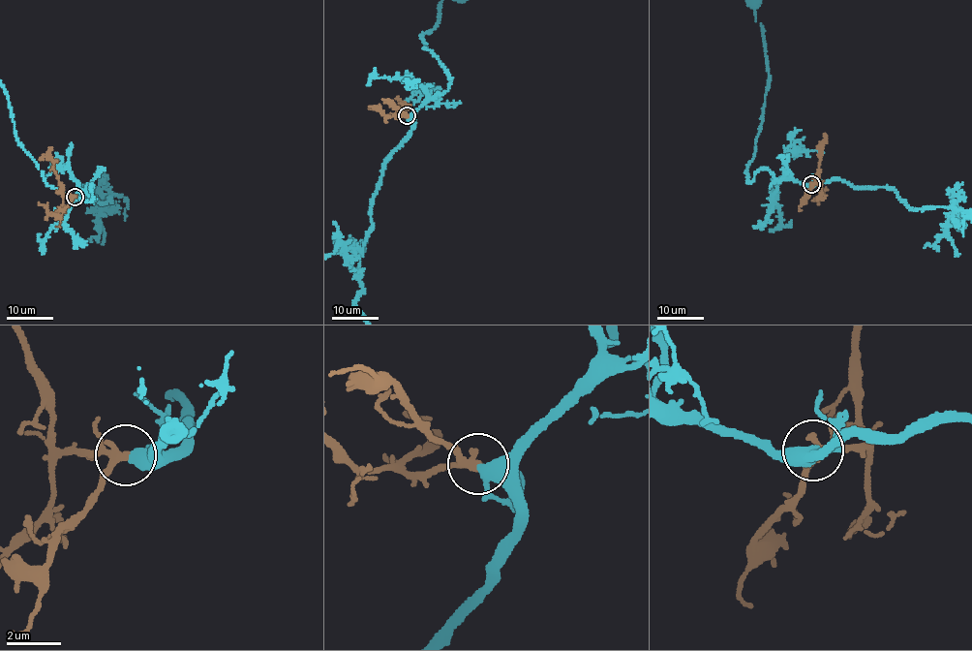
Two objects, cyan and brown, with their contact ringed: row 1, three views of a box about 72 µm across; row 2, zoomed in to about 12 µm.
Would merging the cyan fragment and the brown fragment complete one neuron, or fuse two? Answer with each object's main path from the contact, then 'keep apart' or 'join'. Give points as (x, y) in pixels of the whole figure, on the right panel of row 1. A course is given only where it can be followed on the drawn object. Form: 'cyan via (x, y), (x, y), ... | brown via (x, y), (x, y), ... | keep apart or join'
cyan via (811, 185), (777, 180), (765, 168), (749, 182), (769, 73) | brown via (811, 185), (821, 183), (819, 166), (825, 140), (820, 142), (822, 144) | join

